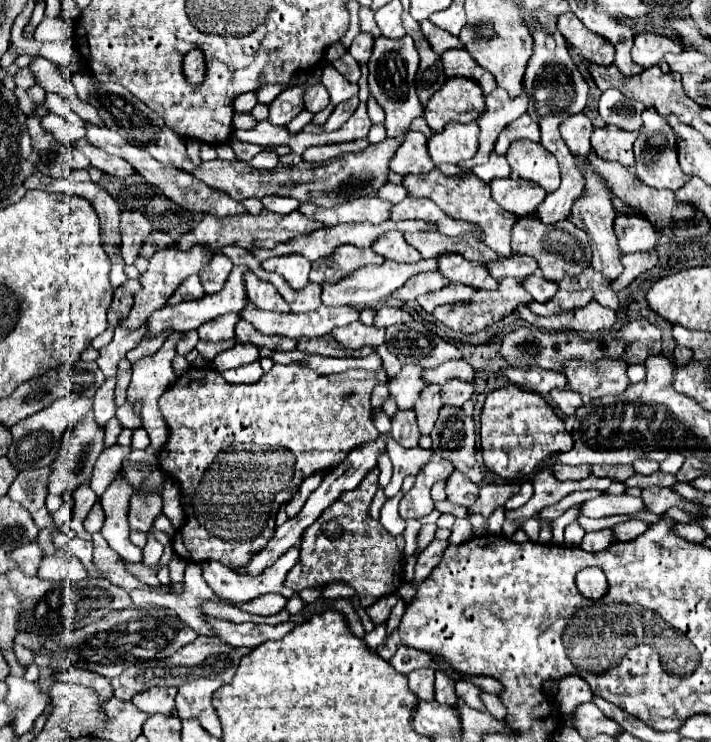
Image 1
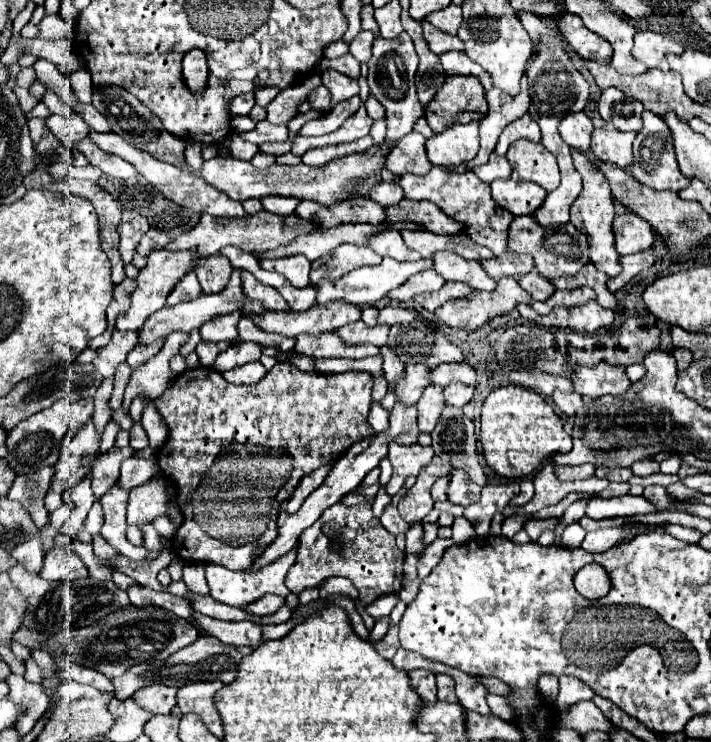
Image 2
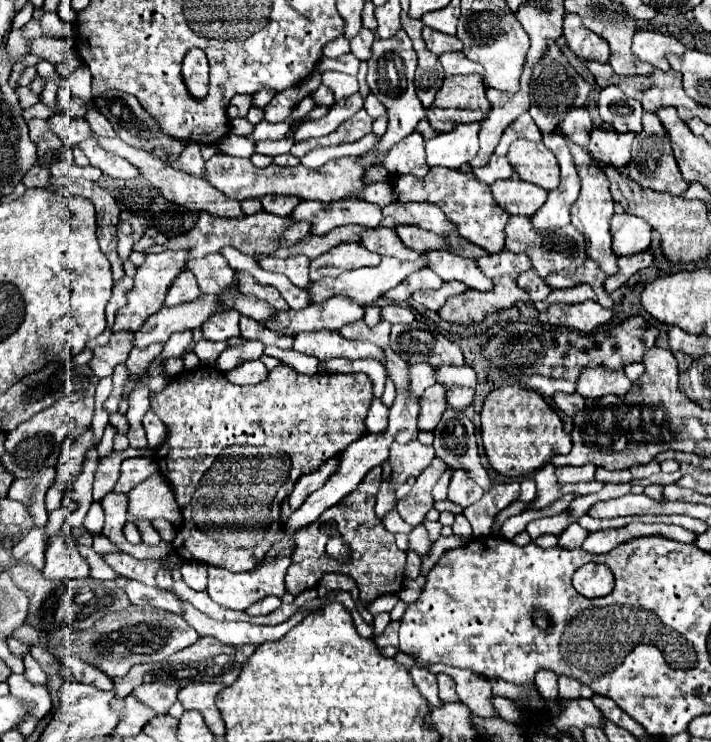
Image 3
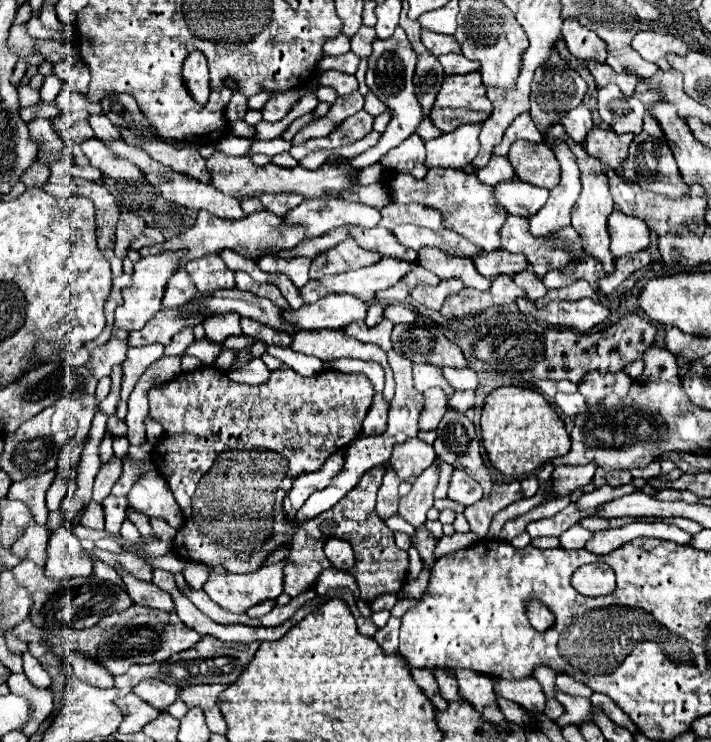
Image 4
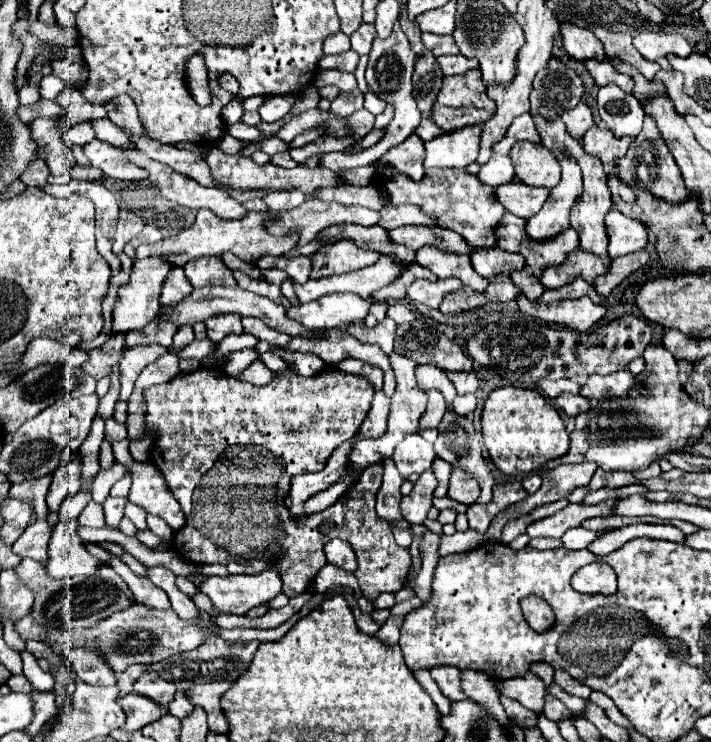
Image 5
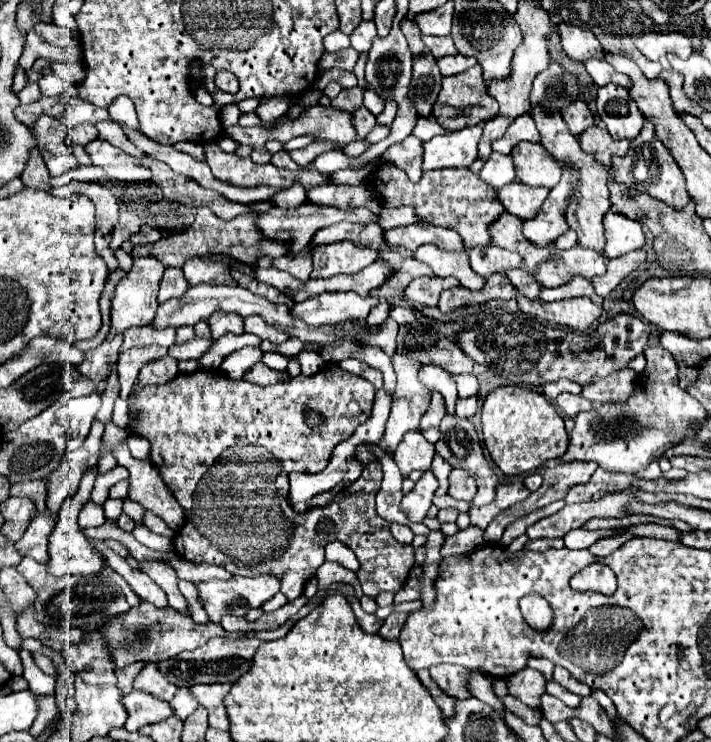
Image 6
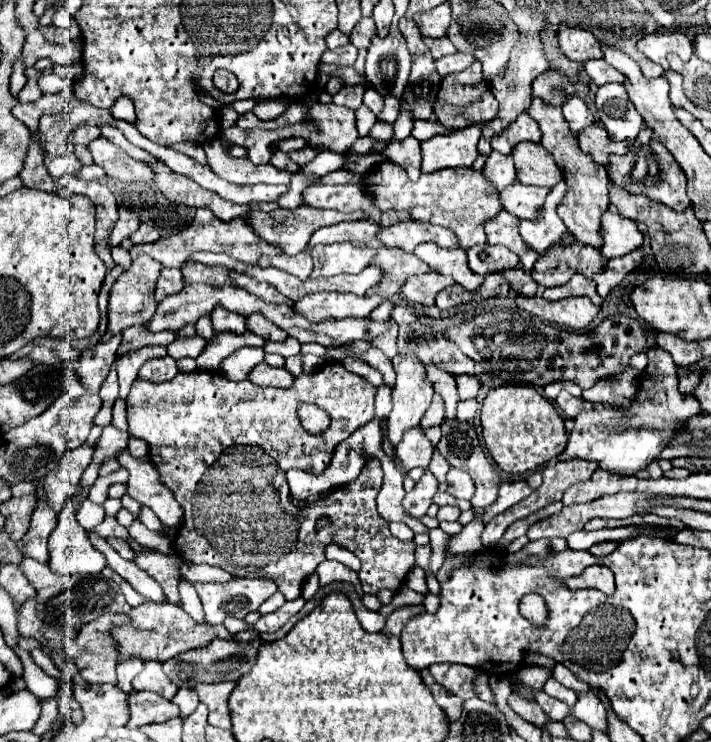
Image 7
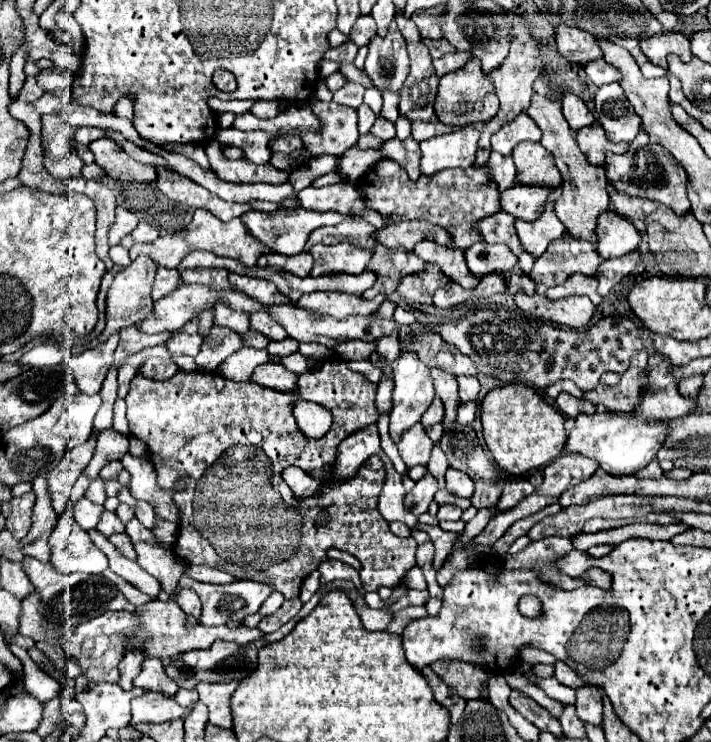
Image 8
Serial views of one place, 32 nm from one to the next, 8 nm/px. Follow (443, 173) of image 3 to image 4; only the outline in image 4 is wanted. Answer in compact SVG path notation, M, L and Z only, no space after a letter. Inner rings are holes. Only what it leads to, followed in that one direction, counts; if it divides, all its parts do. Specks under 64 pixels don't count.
M430 168L422 180L414 180L408 174L386 172L386 186L390 190L390 198L396 204L420 204L442 214L444 226L458 232L474 246L482 250L498 250L500 236L498 228L502 228L502 220L506 220L506 210L494 200L494 188L482 184L476 174L468 174L462 169Z

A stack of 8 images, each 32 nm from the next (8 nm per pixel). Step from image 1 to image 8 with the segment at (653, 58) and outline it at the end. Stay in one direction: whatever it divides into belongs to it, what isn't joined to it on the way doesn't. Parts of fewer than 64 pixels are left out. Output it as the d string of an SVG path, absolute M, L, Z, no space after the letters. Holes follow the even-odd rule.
M664 32L660 36L644 38L642 44L640 44L640 48L658 66L664 66L666 64L666 56L668 54L678 54L680 60L684 60L684 62L692 60L690 42L680 32Z

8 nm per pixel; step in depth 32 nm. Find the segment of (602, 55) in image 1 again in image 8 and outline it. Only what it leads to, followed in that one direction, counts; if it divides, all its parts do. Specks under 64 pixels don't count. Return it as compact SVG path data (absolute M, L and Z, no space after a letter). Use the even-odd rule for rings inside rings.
M560 24L556 28L556 48L558 54L564 56L568 62L576 62L580 66L602 58L602 50L596 38L590 32L584 32L576 26Z

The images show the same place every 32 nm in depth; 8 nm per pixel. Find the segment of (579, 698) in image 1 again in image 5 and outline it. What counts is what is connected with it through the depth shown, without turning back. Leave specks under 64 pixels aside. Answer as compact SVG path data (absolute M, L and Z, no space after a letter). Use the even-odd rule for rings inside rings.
M558 668L558 670L554 672L554 682L556 682L558 686L562 686L566 692L570 692L570 694L574 694L574 696L580 696L580 698L588 698L590 692L592 692L586 684L574 680L574 678L572 678L570 674L566 674L562 668Z

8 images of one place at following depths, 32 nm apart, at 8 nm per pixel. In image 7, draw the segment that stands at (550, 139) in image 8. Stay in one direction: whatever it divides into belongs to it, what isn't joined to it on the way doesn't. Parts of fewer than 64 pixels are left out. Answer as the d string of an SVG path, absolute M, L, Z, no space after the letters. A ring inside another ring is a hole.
M534 98L532 106L528 108L528 114L538 122L542 130L542 140L540 144L554 156L558 168L566 176L566 186L568 192L558 204L558 216L566 224L568 232L574 234L574 238L582 244L592 244L594 248L600 248L602 238L600 238L600 216L602 212L608 210L608 178L606 178L606 168L598 166L586 156L576 142L576 134L568 128L560 106L552 106L544 102L542 98Z

